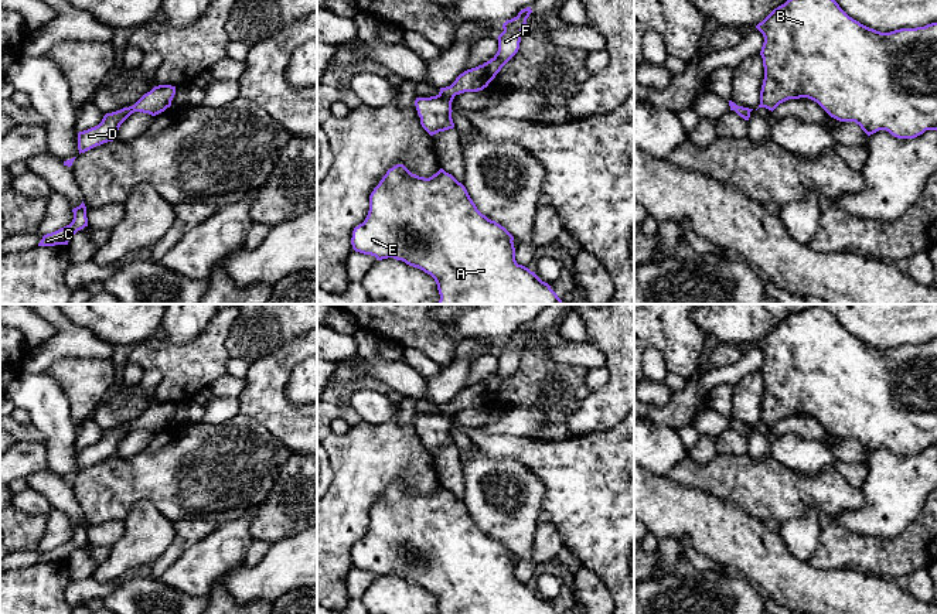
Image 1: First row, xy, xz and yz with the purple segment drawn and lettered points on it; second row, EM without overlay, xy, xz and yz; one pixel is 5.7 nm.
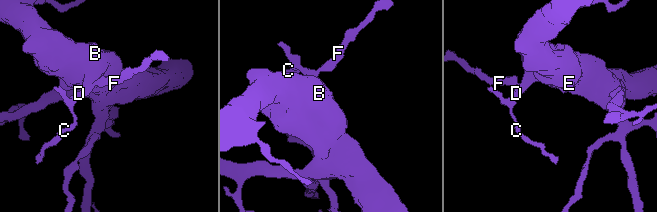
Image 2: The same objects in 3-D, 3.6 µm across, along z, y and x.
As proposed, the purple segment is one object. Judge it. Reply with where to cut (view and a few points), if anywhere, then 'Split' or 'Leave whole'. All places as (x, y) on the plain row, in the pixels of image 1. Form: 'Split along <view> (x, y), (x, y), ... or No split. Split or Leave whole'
No split. Leave whole

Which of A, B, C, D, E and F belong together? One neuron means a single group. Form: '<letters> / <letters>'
A B C D E F

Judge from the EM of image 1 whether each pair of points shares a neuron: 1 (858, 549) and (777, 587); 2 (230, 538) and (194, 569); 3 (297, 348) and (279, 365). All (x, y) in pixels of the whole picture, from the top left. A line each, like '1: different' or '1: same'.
1: different
2: same
3: same

